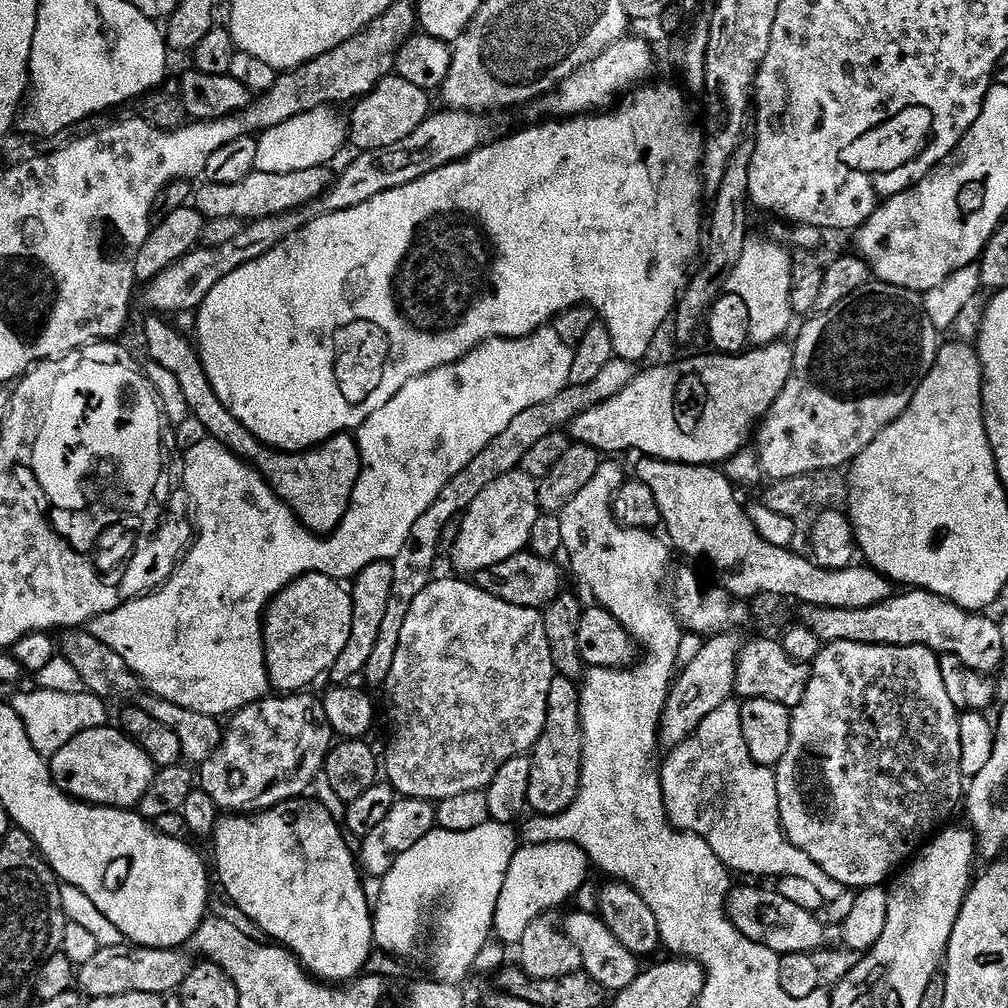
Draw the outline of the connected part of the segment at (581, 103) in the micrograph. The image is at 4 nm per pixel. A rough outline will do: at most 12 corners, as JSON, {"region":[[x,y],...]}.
{"region":[[631,36],[538,101],[541,117],[611,109],[647,81],[652,48]]}

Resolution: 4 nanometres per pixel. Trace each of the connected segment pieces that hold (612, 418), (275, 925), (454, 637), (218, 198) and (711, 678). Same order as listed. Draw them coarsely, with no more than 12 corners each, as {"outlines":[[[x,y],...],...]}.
{"outlines":[[[793,345],[637,371],[568,423],[596,452],[720,466],[745,451]],[[312,798],[224,814],[214,876],[263,935],[344,986],[370,896]],[[433,579],[398,637],[382,768],[487,789],[558,675],[541,609]],[[331,167],[252,172],[201,183],[205,218],[241,222],[305,208],[332,185]],[[707,637],[660,719],[671,750],[733,699],[742,640]]]}

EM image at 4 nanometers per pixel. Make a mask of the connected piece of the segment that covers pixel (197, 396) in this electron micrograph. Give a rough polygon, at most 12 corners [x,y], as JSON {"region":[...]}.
{"region":[[167,319],[147,359],[178,378],[191,419],[252,465],[311,532],[336,529],[360,477],[355,435],[306,452],[254,438]]}

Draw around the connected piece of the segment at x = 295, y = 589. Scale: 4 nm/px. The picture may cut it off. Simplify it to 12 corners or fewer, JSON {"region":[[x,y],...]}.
{"region":[[311,572],[264,613],[269,685],[300,694],[350,642],[352,593]]}

